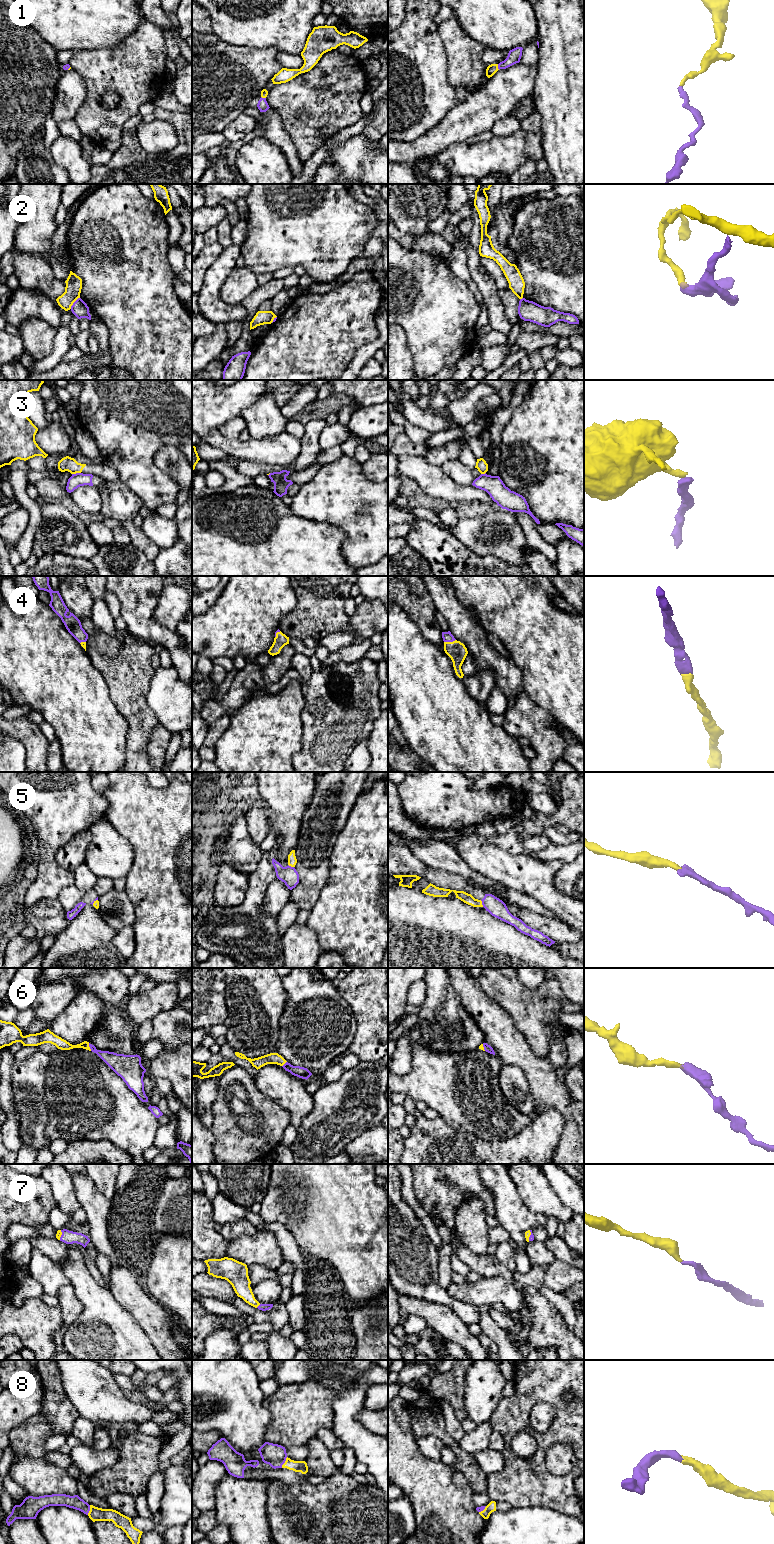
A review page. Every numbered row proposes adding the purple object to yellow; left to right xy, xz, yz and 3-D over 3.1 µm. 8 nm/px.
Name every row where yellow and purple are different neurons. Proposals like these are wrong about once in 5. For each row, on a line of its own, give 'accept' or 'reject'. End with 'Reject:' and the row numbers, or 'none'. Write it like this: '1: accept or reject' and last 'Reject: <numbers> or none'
1: accept
2: reject
3: reject
4: accept
5: accept
6: accept
7: accept
8: accept
Reject: 2, 3

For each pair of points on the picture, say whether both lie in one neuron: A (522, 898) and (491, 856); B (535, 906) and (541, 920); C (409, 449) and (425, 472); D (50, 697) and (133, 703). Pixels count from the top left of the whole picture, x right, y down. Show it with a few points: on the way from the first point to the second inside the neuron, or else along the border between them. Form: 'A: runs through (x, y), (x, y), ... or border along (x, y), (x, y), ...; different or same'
A: border along (507, 887), (524, 892), (537, 901); different
B: border along (516, 904), (537, 913), (554, 916); different
C: border along (398, 455), (421, 455), (423, 457); different
D: border along (105, 680), (110, 698), (127, 722); different

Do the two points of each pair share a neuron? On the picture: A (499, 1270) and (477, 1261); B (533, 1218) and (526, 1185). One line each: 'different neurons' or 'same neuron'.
A: same neuron
B: different neurons

